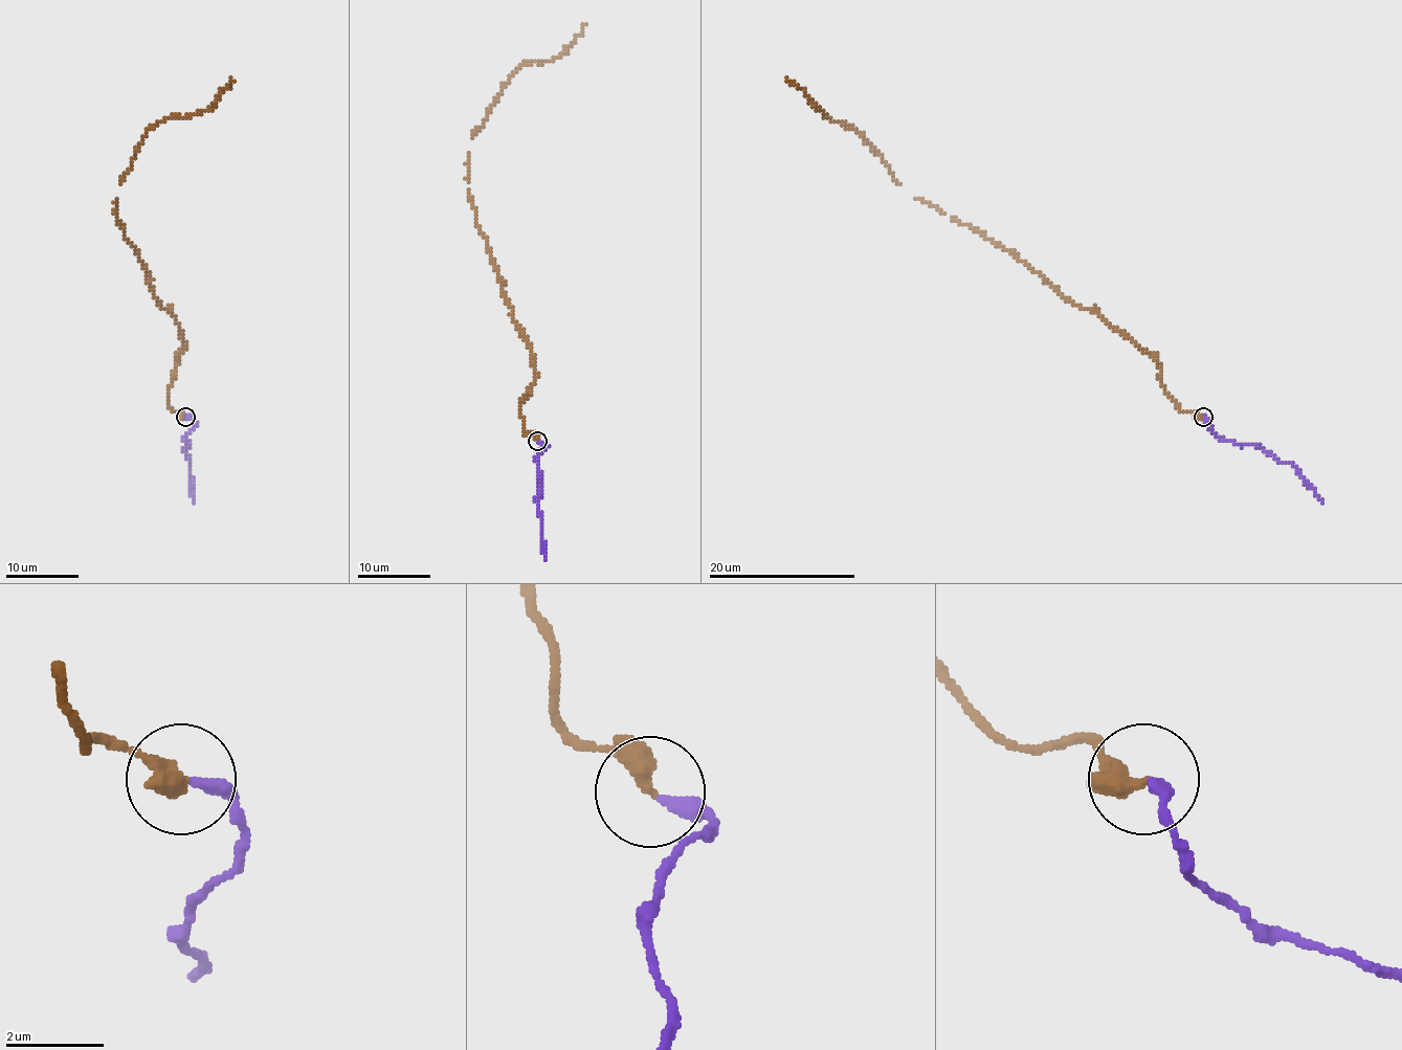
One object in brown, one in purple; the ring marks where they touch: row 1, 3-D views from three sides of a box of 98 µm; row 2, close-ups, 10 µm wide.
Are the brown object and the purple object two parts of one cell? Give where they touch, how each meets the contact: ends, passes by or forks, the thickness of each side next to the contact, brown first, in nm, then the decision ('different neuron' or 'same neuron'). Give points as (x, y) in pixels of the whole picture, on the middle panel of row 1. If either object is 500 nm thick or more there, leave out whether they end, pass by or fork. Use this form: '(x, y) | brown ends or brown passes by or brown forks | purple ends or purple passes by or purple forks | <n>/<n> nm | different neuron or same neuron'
(537, 441) | brown passes by | purple ends | 300/280 nm | same neuron

